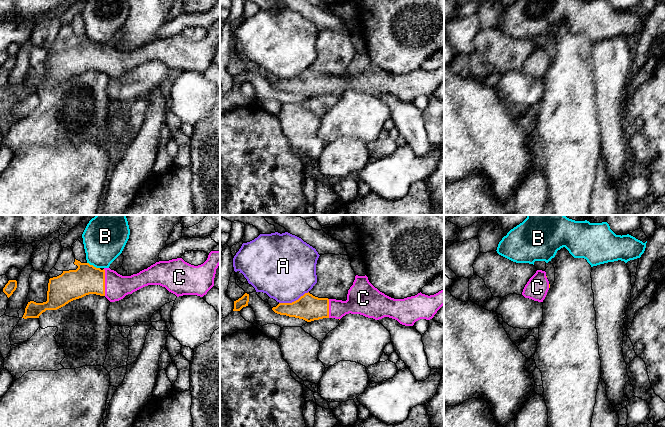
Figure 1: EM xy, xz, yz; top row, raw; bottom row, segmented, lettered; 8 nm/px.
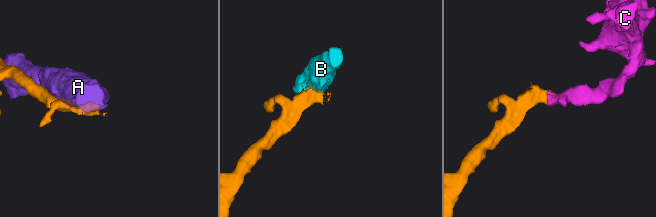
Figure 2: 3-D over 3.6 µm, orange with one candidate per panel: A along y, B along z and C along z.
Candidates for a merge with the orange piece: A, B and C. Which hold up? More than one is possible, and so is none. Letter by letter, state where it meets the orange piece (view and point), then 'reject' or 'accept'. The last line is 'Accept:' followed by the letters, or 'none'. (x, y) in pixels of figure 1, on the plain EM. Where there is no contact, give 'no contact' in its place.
A: xz (294, 77) | reject
B: xy (92, 41) | reject
C: xy (104, 58) | accept
Accept: C

